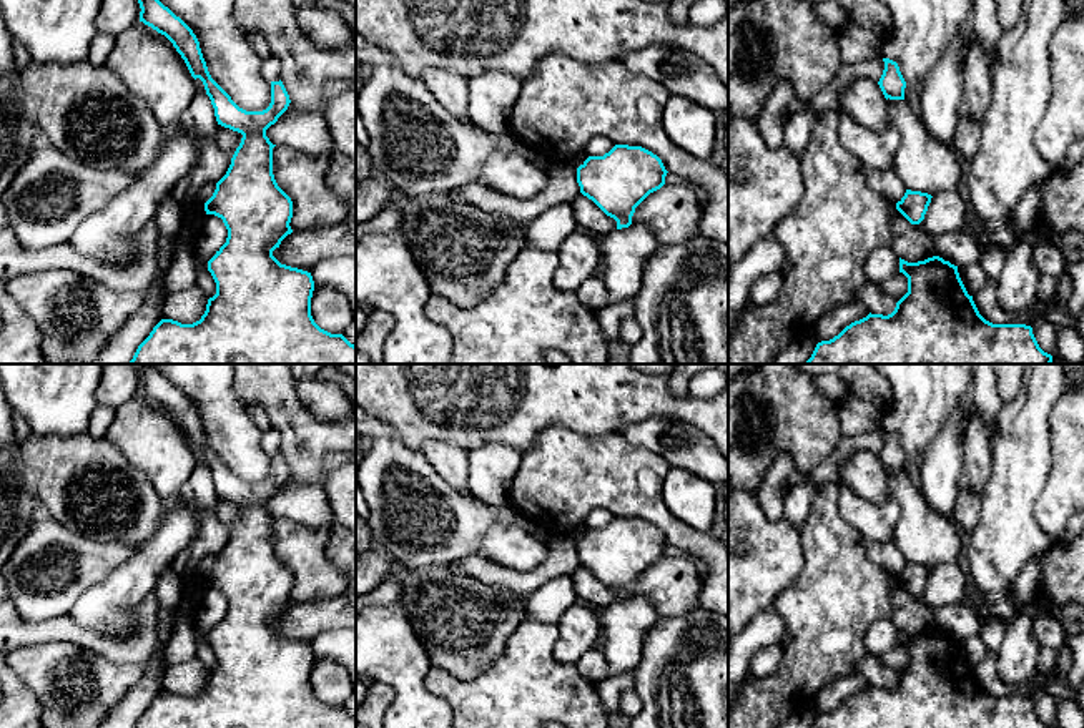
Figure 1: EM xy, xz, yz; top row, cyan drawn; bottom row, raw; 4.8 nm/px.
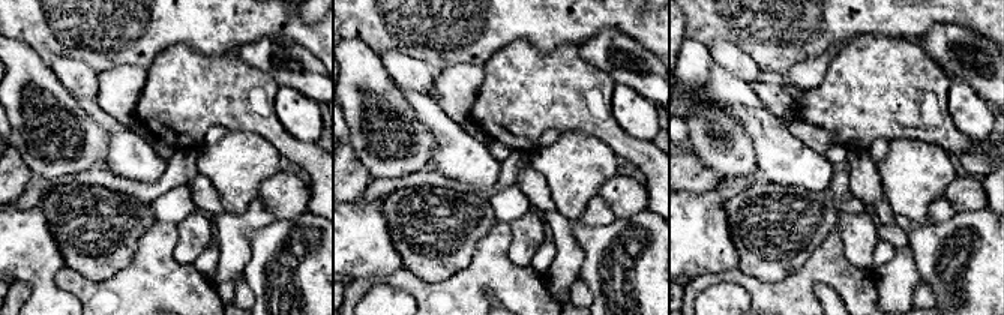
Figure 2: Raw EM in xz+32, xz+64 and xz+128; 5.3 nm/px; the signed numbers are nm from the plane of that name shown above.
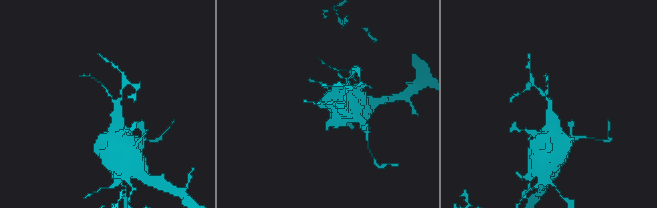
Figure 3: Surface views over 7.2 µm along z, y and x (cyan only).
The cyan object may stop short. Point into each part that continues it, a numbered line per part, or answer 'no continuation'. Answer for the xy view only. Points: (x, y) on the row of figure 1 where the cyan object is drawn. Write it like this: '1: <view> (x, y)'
no continuation

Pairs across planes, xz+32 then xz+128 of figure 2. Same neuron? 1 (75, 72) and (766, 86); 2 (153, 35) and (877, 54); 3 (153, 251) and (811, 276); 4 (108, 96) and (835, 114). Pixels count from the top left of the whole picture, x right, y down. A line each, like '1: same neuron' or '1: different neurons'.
1: different neurons
2: different neurons
3: same neuron
4: different neurons

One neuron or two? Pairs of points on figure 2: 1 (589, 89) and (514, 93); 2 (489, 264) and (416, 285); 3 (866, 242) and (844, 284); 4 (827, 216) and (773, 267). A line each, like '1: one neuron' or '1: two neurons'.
1: one neuron
2: one neuron
3: two neurons
4: one neuron

